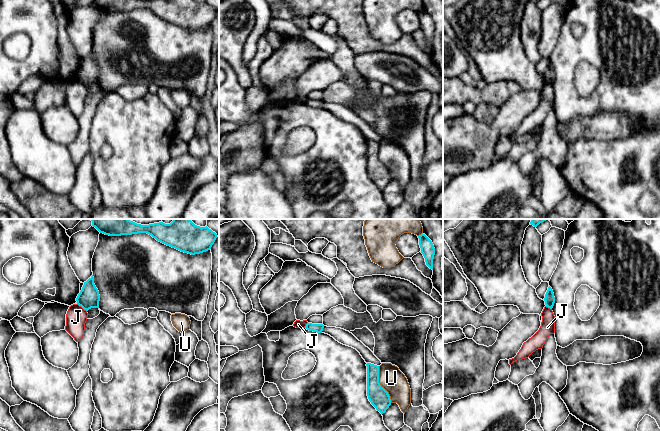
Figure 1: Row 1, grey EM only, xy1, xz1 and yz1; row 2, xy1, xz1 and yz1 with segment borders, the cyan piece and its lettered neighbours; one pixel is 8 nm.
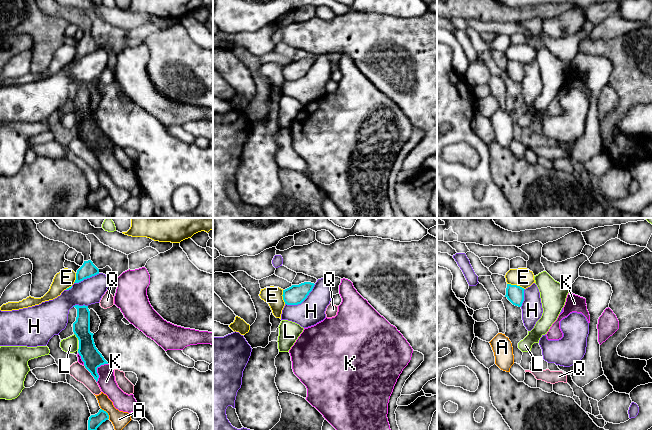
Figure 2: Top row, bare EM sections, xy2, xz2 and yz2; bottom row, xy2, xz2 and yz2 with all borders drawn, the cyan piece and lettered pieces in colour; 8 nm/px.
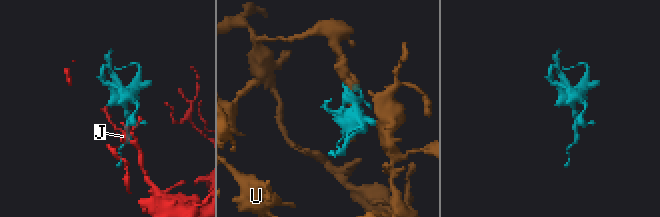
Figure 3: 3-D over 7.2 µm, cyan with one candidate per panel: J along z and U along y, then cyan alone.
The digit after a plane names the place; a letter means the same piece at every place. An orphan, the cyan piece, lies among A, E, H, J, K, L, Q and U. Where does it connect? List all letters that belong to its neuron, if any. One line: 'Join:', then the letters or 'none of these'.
Join: none of these

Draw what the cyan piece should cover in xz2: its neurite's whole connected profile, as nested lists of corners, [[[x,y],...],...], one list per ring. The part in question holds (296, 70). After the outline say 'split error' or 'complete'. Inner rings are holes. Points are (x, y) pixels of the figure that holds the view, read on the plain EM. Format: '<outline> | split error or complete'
[[[304,58],[299,61],[292,61],[283,66],[283,76],[287,81],[301,80],[309,71],[314,63],[314,59]]] | complete

